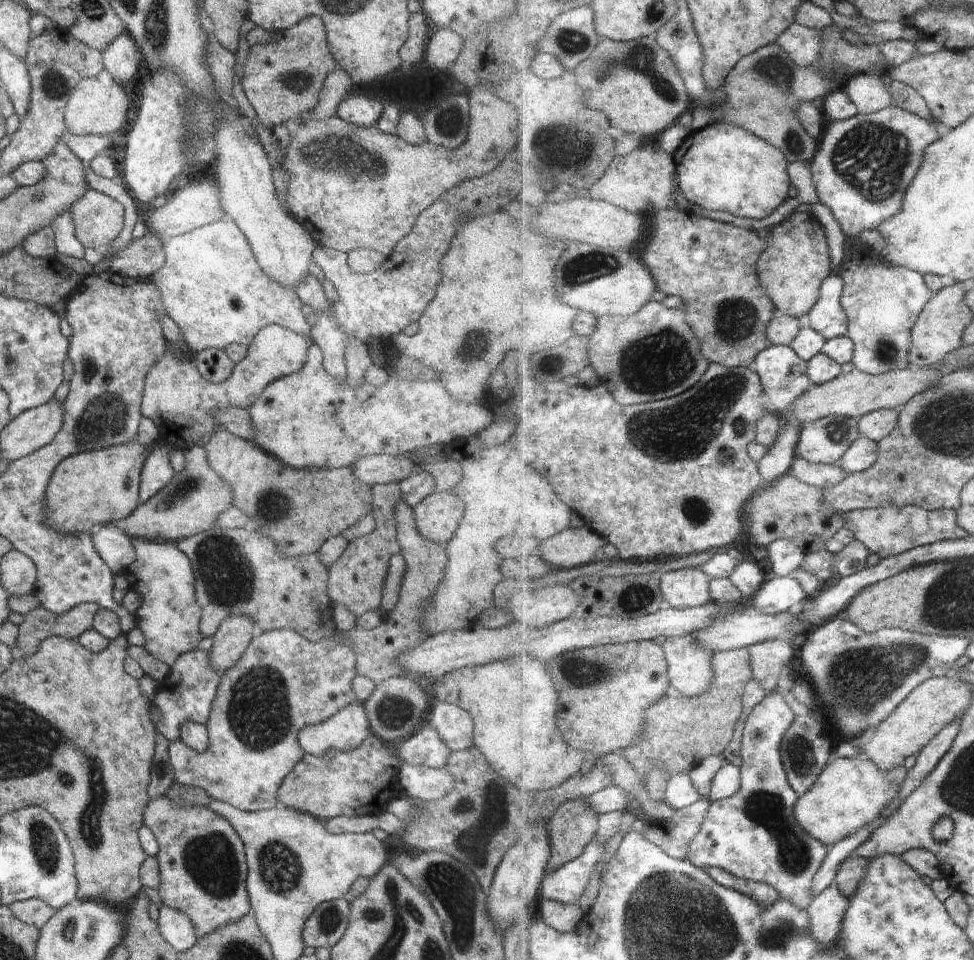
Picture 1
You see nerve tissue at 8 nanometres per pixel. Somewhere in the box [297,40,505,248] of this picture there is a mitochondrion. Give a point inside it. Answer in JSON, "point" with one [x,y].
{"point":[449,120]}

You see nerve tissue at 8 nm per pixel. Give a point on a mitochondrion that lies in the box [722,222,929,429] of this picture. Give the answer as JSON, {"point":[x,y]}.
{"point":[886,349]}

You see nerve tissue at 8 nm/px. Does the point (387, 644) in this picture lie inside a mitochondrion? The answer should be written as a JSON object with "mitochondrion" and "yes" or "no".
{"mitochondrion":"no"}

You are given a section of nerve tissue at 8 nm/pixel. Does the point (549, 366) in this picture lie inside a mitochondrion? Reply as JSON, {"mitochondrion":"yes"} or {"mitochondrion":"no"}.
{"mitochondrion":"yes"}

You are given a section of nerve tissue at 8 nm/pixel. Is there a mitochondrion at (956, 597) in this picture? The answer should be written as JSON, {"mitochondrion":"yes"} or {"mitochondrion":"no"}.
{"mitochondrion":"yes"}

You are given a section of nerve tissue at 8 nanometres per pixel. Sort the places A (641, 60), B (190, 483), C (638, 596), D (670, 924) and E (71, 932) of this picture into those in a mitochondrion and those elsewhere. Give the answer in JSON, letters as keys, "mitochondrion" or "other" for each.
{"A":"mitochondrion","B":"mitochondrion","C":"mitochondrion","D":"mitochondrion","E":"mitochondrion"}

